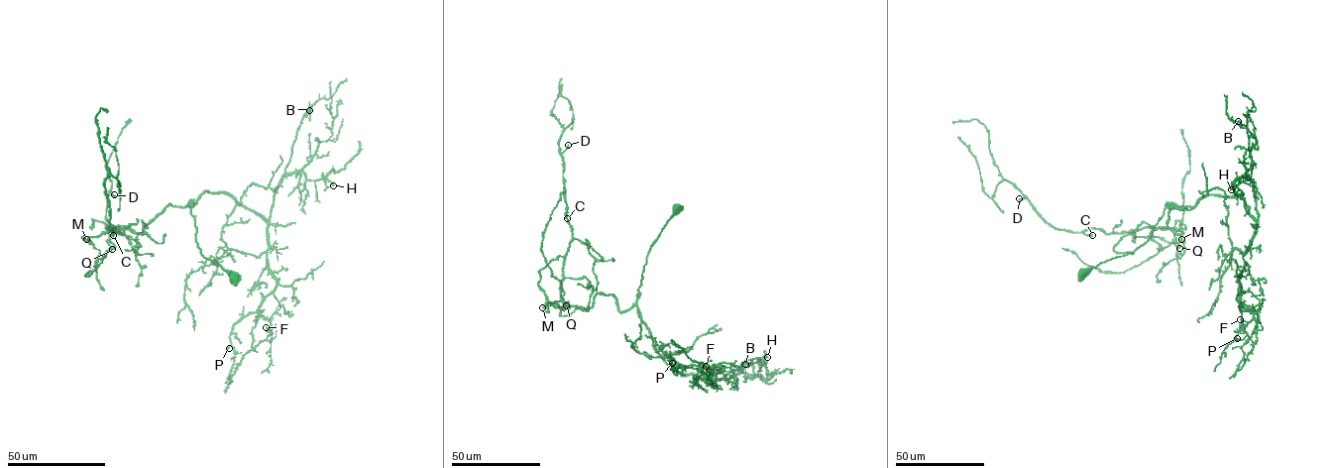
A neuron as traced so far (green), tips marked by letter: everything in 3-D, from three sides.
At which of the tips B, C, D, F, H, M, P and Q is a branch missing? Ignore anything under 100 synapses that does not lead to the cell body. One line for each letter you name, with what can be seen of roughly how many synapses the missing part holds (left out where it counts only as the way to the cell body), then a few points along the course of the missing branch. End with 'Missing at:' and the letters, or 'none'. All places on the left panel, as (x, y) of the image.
Missing at: none

